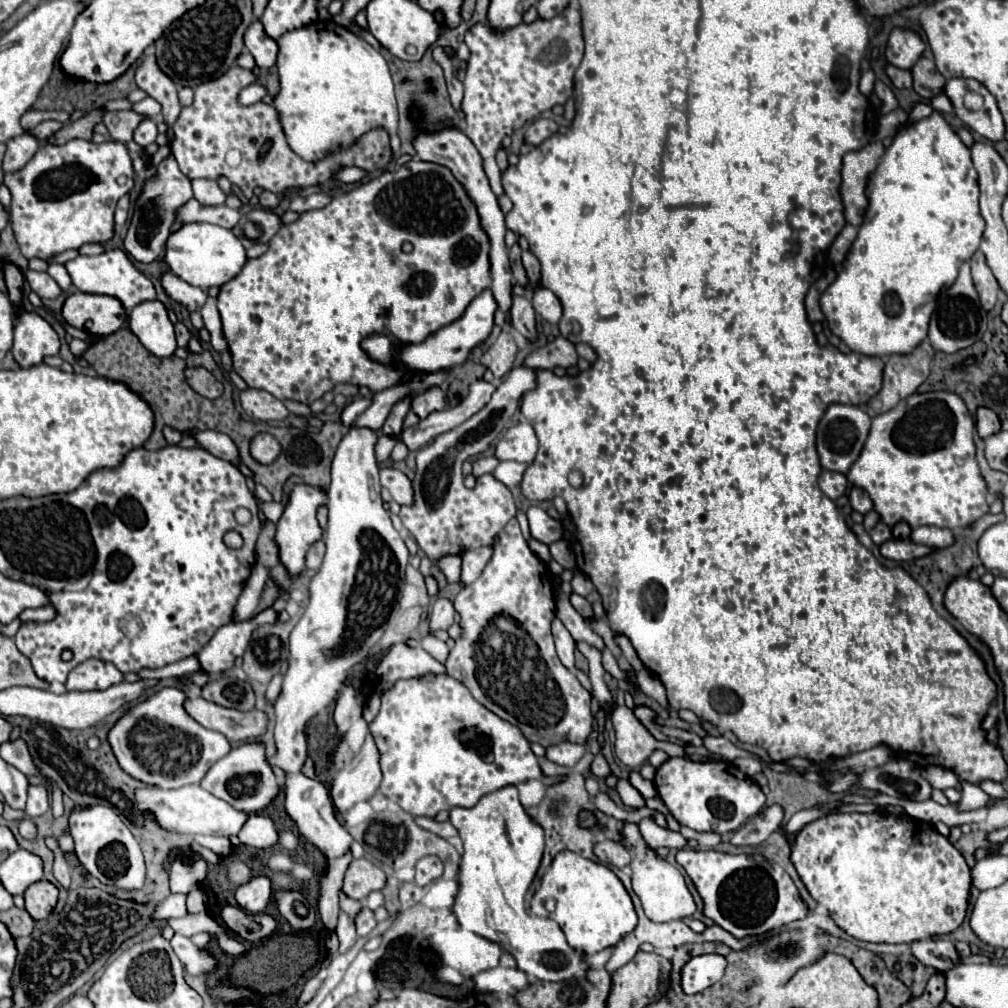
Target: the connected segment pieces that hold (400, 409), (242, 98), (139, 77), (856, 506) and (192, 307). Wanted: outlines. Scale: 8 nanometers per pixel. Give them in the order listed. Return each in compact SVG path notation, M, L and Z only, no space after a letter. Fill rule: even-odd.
M405 398L405 400L401 400L401 402L397 402L395 406L393 406L393 410L391 410L391 414L389 414L389 418L385 420L385 424L383 424L383 428L381 428L381 432L383 434L387 434L387 436L397 436L399 432L401 432L401 424L403 424L403 418L405 418L405 414L409 412L409 398Z
M249 84L247 88L241 90L241 94L239 94L239 104L241 104L241 106L251 106L251 104L259 102L263 96L265 96L265 88L263 88L263 86L259 86L259 84Z
M149 54L141 62L141 66L135 72L135 82L141 90L145 90L151 98L155 98L163 106L161 114L163 114L165 122L169 124L167 132L169 132L169 136L173 136L171 124L173 124L173 120L177 120L179 110L181 110L179 100L177 100L177 86L169 76L165 76L161 72L161 68L157 66L155 54Z
M851 488L851 492L849 492L849 504L851 504L853 510L857 510L861 514L865 514L865 512L869 512L873 508L873 502L869 500L867 492L861 490L861 488Z
M165 272L165 274L163 274L161 284L163 284L165 292L167 292L173 300L177 300L177 302L181 302L183 306L189 308L192 325L197 330L201 330L201 328L203 328L203 320L199 310L201 310L201 306L205 304L205 298L207 298L205 290L195 288L195 286L183 282L181 278L177 278L177 276L171 274L171 272Z

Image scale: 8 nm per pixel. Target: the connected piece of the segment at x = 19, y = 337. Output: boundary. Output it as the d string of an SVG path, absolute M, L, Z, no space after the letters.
M21 312L15 320L13 358L21 368L31 368L43 362L47 356L59 354L57 332L35 312Z

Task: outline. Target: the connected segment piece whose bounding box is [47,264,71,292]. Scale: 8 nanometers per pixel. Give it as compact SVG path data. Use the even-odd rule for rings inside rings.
M51 264L49 270L47 270L47 274L61 286L63 292L71 286L71 278L69 278L69 274L67 274L67 270L65 270L63 264Z

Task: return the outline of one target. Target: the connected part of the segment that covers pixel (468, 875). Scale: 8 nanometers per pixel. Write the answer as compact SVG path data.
M499 788L485 794L473 808L443 810L435 816L439 822L448 819L459 830L465 848L459 870L459 892L453 904L461 928L497 942L505 952L515 956L517 968L527 972L529 978L545 982L585 978L589 970L585 958L567 944L561 926L553 920L551 926L545 926L541 918L525 910L525 892L541 864L545 842L541 826L533 824L521 806L517 788Z

